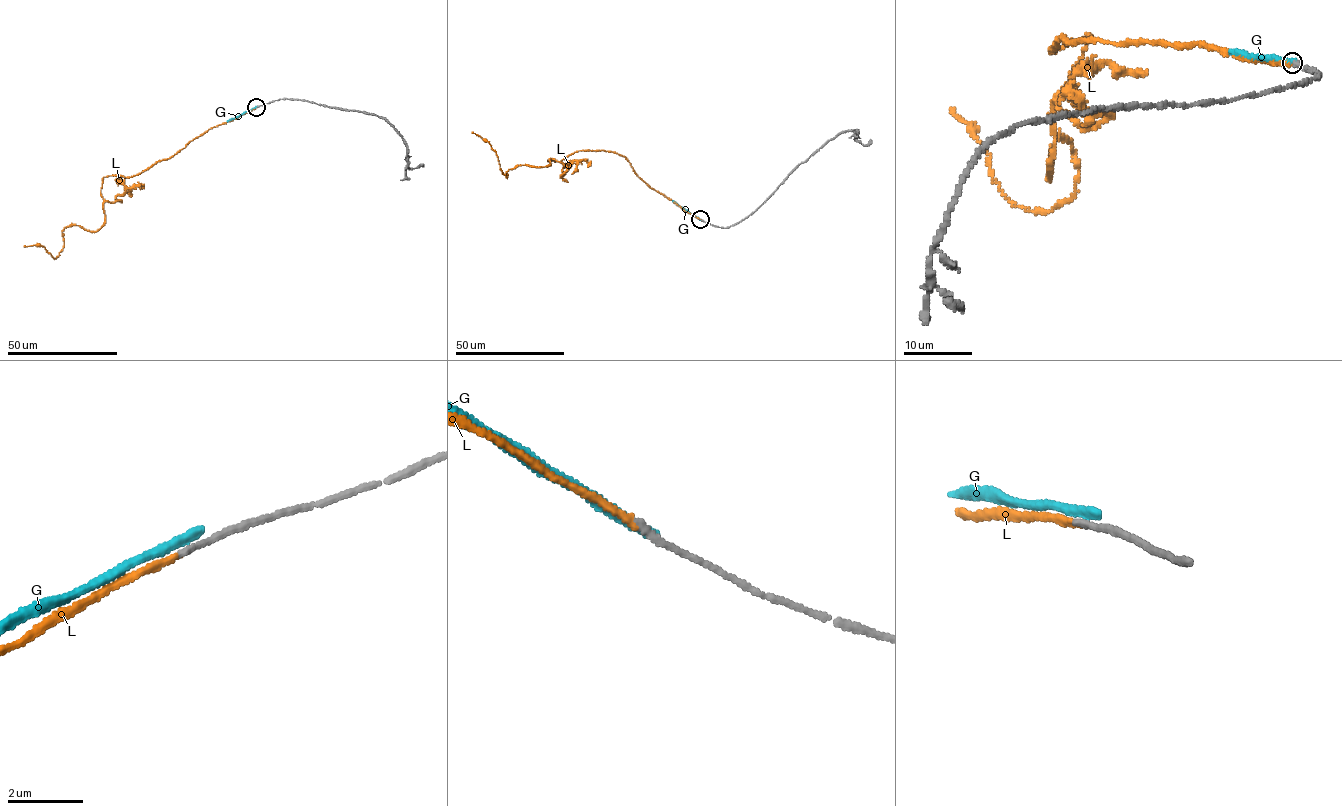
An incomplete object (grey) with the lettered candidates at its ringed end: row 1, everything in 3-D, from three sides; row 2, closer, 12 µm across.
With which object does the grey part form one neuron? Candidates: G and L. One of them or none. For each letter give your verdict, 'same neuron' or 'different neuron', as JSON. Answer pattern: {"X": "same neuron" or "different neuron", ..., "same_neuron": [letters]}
{"G": "different neuron", "L": "same neuron", "same_neuron": ["L"]}

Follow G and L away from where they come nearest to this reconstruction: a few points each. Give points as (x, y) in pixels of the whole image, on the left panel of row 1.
G: (256, 107), (227, 121)
L: (256, 107), (140, 172), (104, 177), (104, 223), (95, 231), (66, 226), (54, 259), (42, 246), (23, 246)

